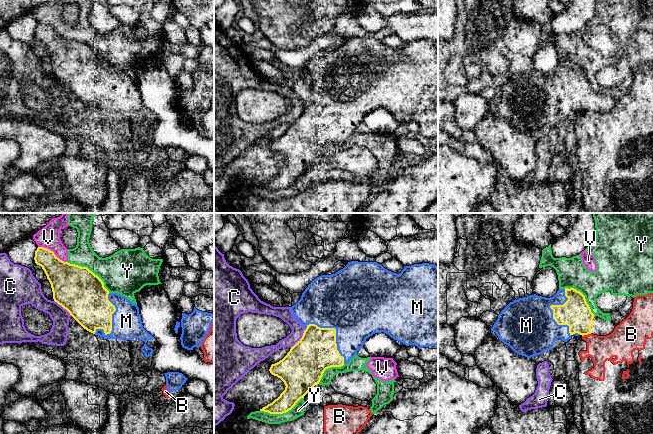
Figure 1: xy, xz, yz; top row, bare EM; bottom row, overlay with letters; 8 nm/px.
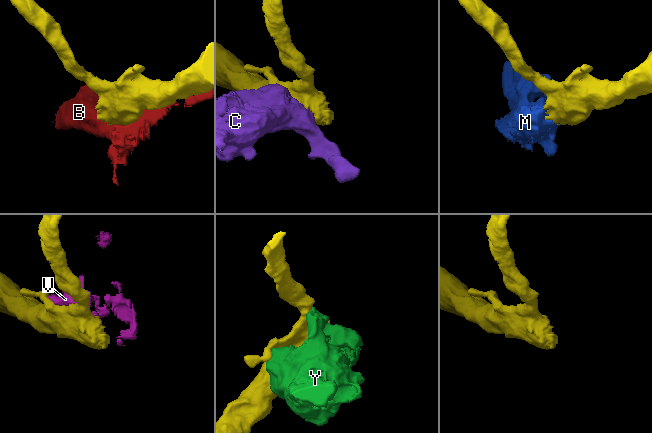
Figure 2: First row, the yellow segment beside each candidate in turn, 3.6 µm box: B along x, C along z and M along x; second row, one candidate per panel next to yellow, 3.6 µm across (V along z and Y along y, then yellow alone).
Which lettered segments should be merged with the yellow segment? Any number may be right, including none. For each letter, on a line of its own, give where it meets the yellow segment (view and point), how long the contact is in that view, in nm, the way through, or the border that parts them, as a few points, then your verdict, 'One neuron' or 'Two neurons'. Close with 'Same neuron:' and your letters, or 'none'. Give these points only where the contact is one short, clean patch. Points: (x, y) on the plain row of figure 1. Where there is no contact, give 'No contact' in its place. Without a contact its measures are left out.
B: Touches yellow at yz (586, 110). Shared border 80 nm. Two neurons
C: Touches yellow at xz (300, 115). Shared border 180 nm. Two neurons
M: Touches yellow at yz (553, 91). Shared border 400 nm. One neuron
V: Touches yellow at xy (53, 28). Shared border 280 nm. Two neurons
Y: Touches yellow at xy (89, 46). Shared border 420 nm. Two neurons
Same neuron: M

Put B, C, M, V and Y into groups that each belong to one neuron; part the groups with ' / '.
B / C / M / V Y

